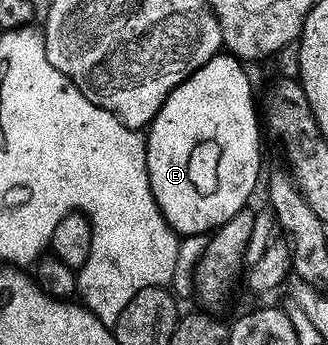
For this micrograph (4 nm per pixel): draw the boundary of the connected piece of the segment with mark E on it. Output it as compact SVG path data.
M220 52L214 54L201 68L197 68L197 72L193 72L180 86L175 86L169 92L169 96L165 100L165 104L161 104L161 108L157 112L157 116L151 122L149 129L145 134L147 143L147 171L149 172L149 184L153 192L153 200L157 204L157 208L161 208L161 212L165 216L165 220L174 229L176 234L186 236L186 234L203 234L214 232L219 227L225 225L233 216L237 216L237 212L241 212L248 205L247 201L251 198L251 193L255 190L255 185L260 185L261 174L259 178L259 130L261 134L261 118L255 114L255 94L251 91L251 78L247 75L247 70L242 61L233 54Z

